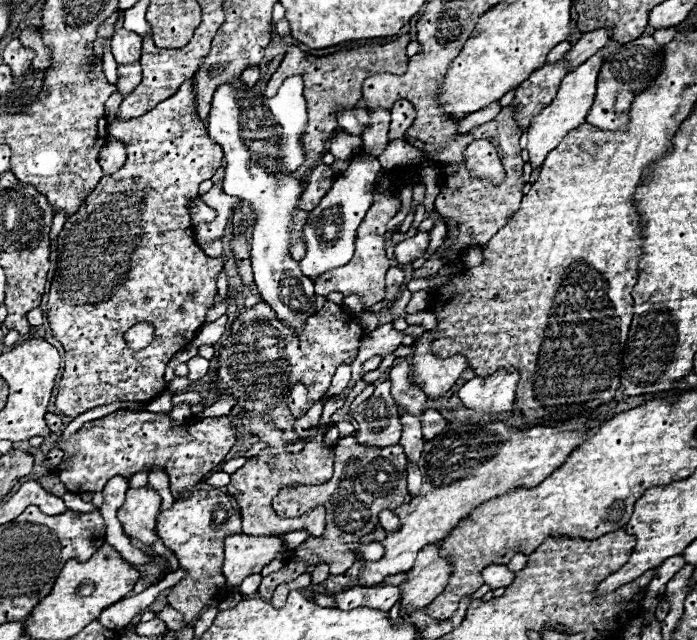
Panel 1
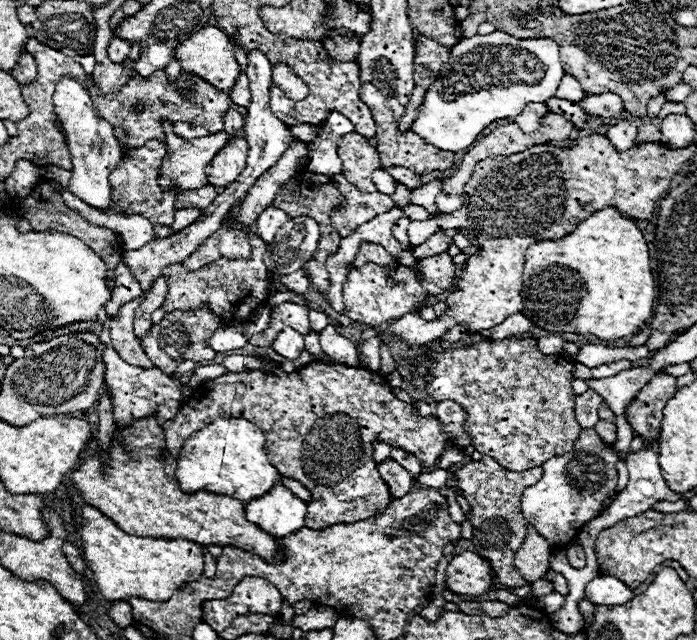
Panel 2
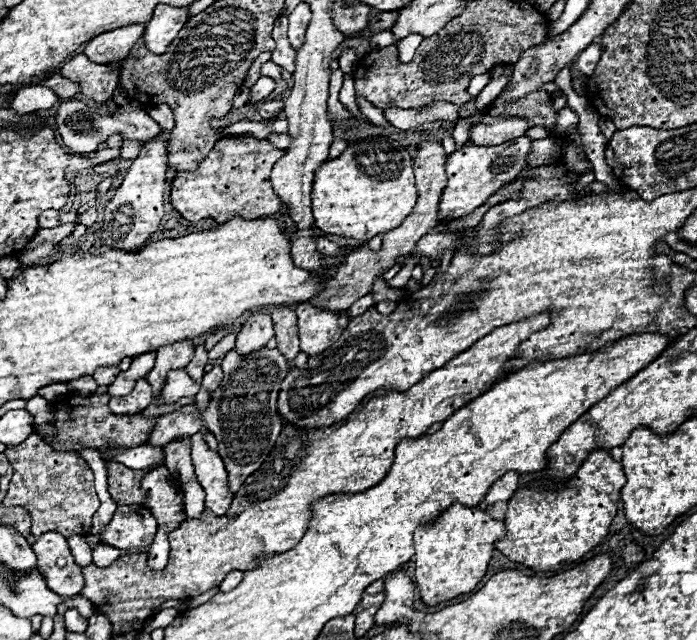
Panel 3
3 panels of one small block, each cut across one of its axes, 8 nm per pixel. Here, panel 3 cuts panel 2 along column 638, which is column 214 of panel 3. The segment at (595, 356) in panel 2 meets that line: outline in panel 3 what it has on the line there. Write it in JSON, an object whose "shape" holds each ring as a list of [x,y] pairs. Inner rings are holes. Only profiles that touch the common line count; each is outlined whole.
{"shape":[[[228,334],[228,336],[224,336],[210,352],[208,352],[208,358],[210,360],[216,360],[216,358],[222,358],[228,350],[232,350],[234,348],[234,342],[236,342],[236,336],[234,334]]]}

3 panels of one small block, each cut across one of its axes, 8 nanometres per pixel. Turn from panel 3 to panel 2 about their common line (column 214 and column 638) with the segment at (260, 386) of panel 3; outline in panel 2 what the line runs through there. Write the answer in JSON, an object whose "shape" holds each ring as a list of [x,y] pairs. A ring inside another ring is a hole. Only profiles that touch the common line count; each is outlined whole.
{"shape":[[[658,372],[636,392],[624,410],[624,418],[630,424],[634,438],[640,436],[644,440],[660,440],[662,410],[664,404],[676,394],[676,380],[676,376]]]}

